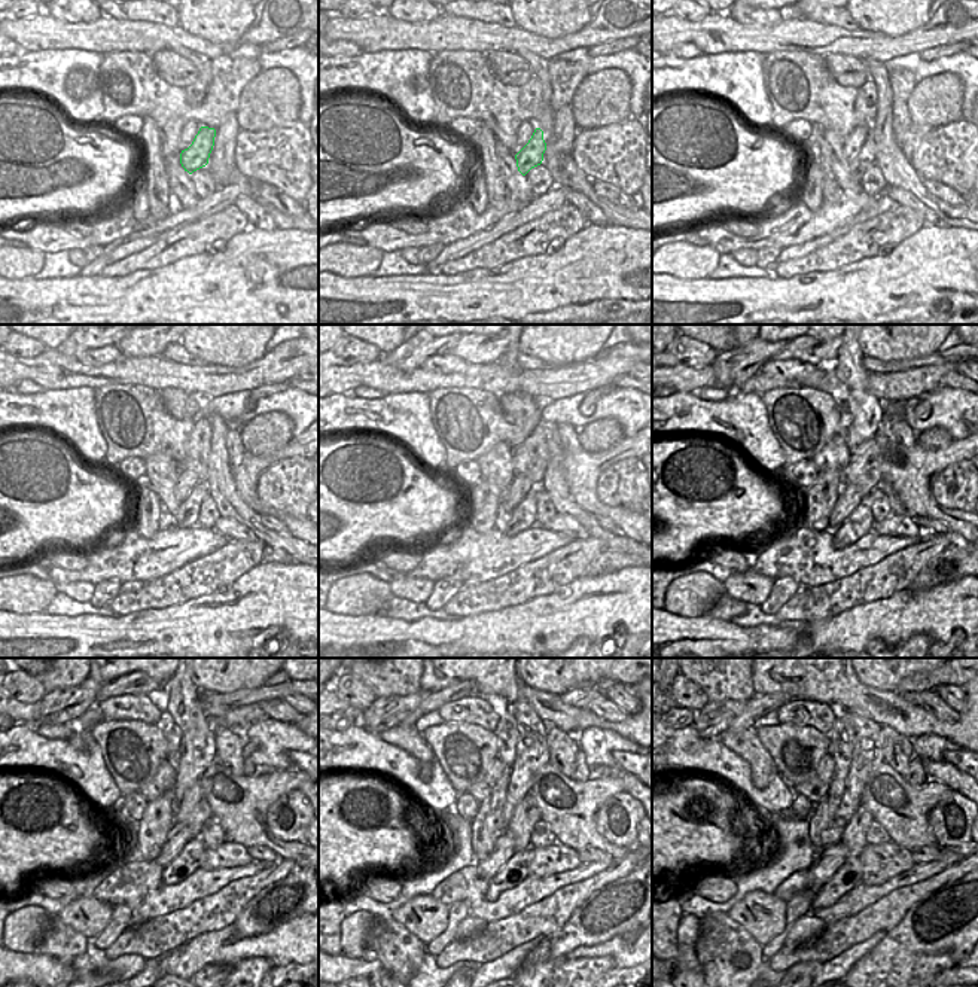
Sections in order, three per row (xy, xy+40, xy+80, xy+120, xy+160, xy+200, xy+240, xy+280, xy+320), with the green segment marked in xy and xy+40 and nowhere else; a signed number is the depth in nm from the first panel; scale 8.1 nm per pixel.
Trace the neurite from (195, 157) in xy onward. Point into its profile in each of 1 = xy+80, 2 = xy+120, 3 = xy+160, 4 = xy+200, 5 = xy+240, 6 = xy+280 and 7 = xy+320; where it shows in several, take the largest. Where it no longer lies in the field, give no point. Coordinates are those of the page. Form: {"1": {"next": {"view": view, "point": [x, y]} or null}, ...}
{"1": {"next": {"view": "xy+80", "point": [865, 158]}}, "2": {"next": {"view": "xy+120", "point": [186, 517]}}, "3": {"next": {"view": "xy+160", "point": [523, 517]}}, "4": {"next": {"view": "xy+200", "point": [858, 524]}}, "5": {"next": {"view": "xy+240", "point": [189, 859]}}, "6": {"next": {"view": "xy+280", "point": [517, 868]}}, "7": {"next": {"view": "xy+320", "point": [849, 874]}}}

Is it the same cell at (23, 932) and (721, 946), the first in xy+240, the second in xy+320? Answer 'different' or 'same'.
different

